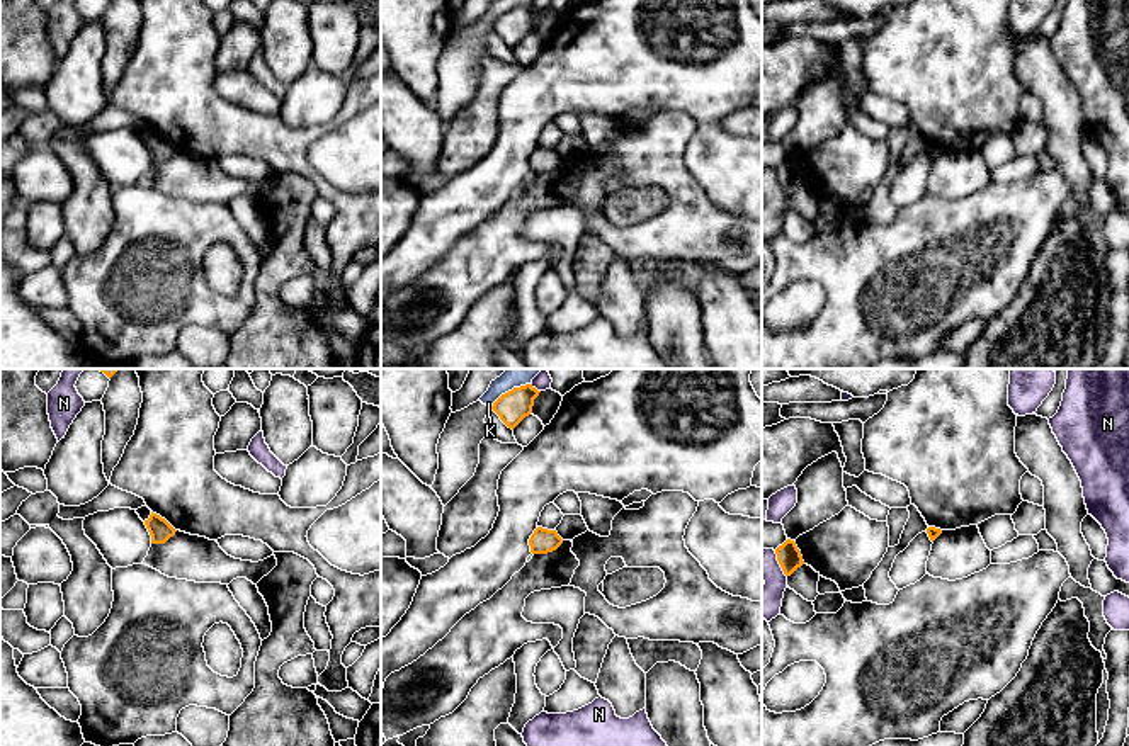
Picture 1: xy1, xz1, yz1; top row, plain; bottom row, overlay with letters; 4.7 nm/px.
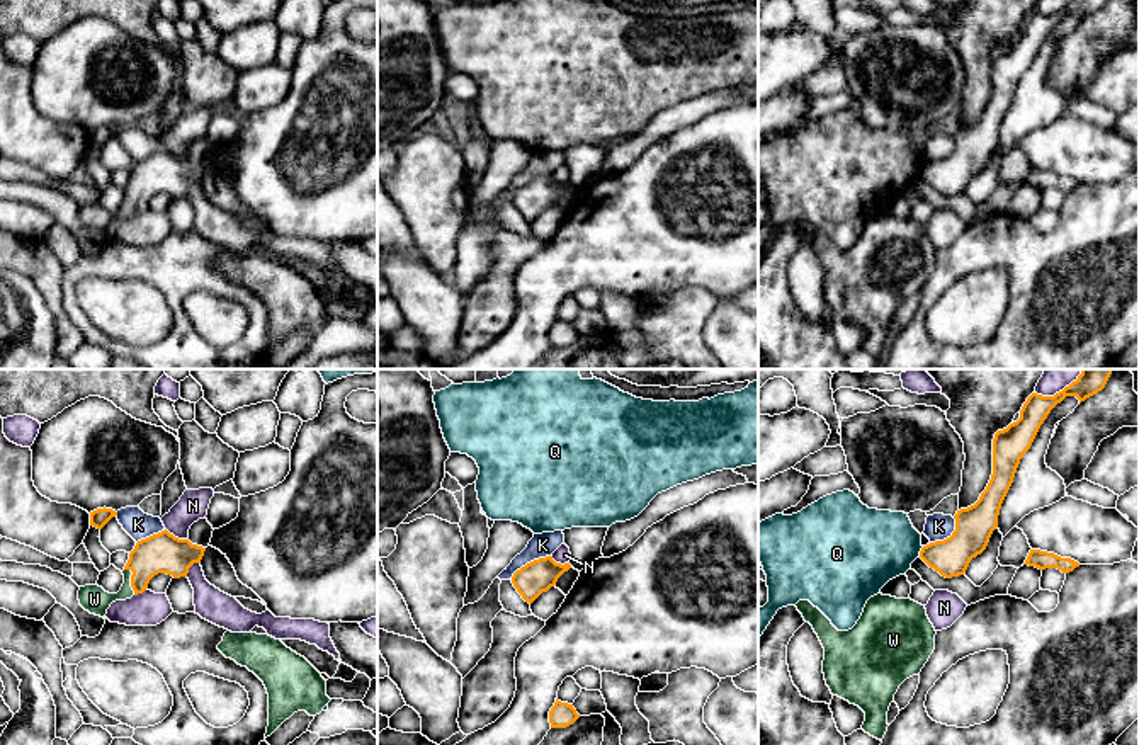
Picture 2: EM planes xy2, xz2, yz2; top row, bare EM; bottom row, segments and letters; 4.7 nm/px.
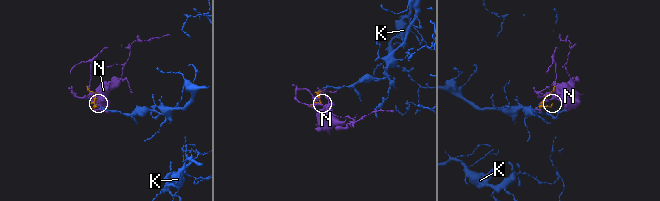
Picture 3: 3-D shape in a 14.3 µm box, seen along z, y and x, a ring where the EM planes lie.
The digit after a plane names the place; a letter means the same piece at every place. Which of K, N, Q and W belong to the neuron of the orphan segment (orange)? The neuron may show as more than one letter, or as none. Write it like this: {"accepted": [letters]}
{"accepted": ["W"]}

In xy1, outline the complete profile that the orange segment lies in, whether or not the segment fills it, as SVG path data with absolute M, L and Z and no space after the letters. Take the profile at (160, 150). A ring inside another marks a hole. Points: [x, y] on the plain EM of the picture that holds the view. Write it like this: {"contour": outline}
{"contour": "M153 131L150 138L145 139L145 144L151 155L151 163L165 163L177 151L165 138Z"}

